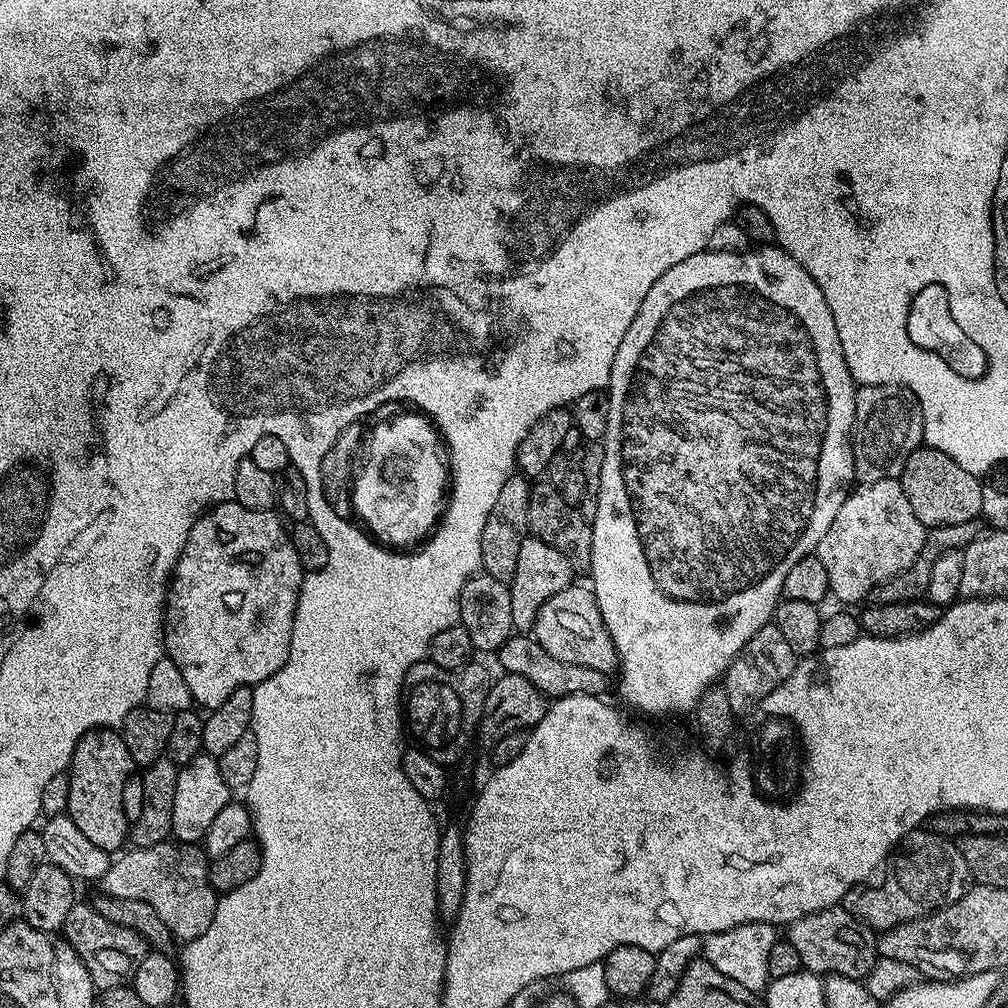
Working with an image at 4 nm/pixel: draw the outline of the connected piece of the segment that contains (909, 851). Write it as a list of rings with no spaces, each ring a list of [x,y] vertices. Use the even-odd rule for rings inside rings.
[[[917,830],[910,833],[905,840],[901,840],[892,855],[888,857],[887,868],[888,873],[884,876],[884,884],[878,885],[877,888],[868,888],[872,886],[851,888],[842,901],[842,906],[851,916],[858,918],[873,930],[893,928],[899,924],[929,916],[939,908],[958,902],[958,898],[965,896],[970,887],[970,873],[966,866],[966,858],[960,852],[959,843],[955,839],[952,841],[952,838],[947,835],[931,830]]]

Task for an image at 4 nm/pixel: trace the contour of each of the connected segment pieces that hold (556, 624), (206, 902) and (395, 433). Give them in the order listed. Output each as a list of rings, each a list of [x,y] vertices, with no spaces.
[[[576,587],[558,590],[558,594],[554,594],[554,598],[546,602],[546,606],[542,606],[536,619],[534,638],[542,646],[542,650],[558,658],[558,662],[574,662],[574,666],[590,666],[590,670],[615,673],[618,668],[616,647],[598,610],[596,595],[591,587]]]
[[[165,842],[149,848],[124,850],[109,863],[102,881],[103,895],[113,900],[137,900],[154,906],[154,914],[166,922],[177,941],[198,938],[216,913],[218,894],[208,881],[205,853],[183,842]]]
[[[408,411],[412,412],[378,425],[369,436],[367,433],[364,465],[359,465],[350,489],[355,515],[364,519],[363,527],[381,545],[396,550],[419,545],[435,529],[450,480],[446,448],[436,425],[419,411]]]

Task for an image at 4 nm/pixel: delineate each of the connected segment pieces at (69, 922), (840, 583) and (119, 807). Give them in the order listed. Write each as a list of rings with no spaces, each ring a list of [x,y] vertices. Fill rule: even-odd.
[[[78,902],[72,907],[70,914],[66,914],[62,936],[85,964],[96,990],[127,985],[150,951],[148,943],[137,932],[110,922],[110,918],[103,916],[91,903]]]
[[[899,479],[870,482],[849,491],[846,502],[838,506],[838,514],[834,514],[834,522],[830,522],[830,530],[822,534],[822,542],[818,542],[814,554],[826,570],[829,593],[844,603],[841,605],[856,606],[852,604],[859,600],[867,601],[878,585],[902,574],[915,560],[921,559],[925,535],[925,526],[918,522],[918,518],[914,518],[914,510],[910,510],[910,498],[906,498]]]
[[[95,728],[80,739],[78,746],[74,746],[72,762],[66,773],[70,782],[66,815],[82,834],[86,834],[86,838],[90,838],[90,842],[94,842],[94,846],[109,854],[119,853],[130,836],[130,816],[124,813],[124,787],[132,771],[130,750],[126,750],[126,742],[119,731]]]

